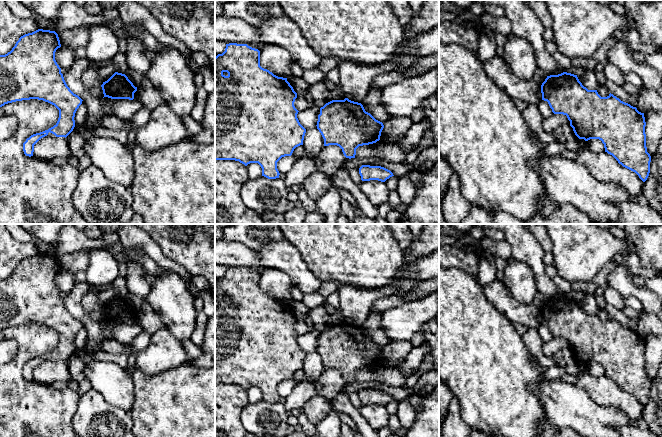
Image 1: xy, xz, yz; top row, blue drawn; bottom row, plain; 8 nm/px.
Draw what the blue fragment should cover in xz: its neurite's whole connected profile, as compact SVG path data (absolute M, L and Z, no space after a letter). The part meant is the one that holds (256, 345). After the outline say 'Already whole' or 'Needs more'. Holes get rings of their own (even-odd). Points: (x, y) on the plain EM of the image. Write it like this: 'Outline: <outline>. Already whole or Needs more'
Outline: M229 267L226 268L225 275L215 281L215 385L235 384L247 390L250 387L258 387L262 392L262 400L268 403L279 402L277 386L285 380L291 380L294 373L303 369L306 353L300 348L297 338L298 334L294 330L297 317L287 305L287 302L278 301L267 293L260 290L260 275L247 268Z. Already whole

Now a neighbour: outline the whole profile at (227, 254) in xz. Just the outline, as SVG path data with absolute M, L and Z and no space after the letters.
M224 240L215 242L215 265L247 268L259 275L267 269L261 265L255 250L241 243L229 243Z

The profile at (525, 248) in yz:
M474 224L483 229L500 230L505 240L510 244L512 257L527 264L534 273L537 291L547 300L558 299L564 296L560 288L545 271L542 246L523 224Z

